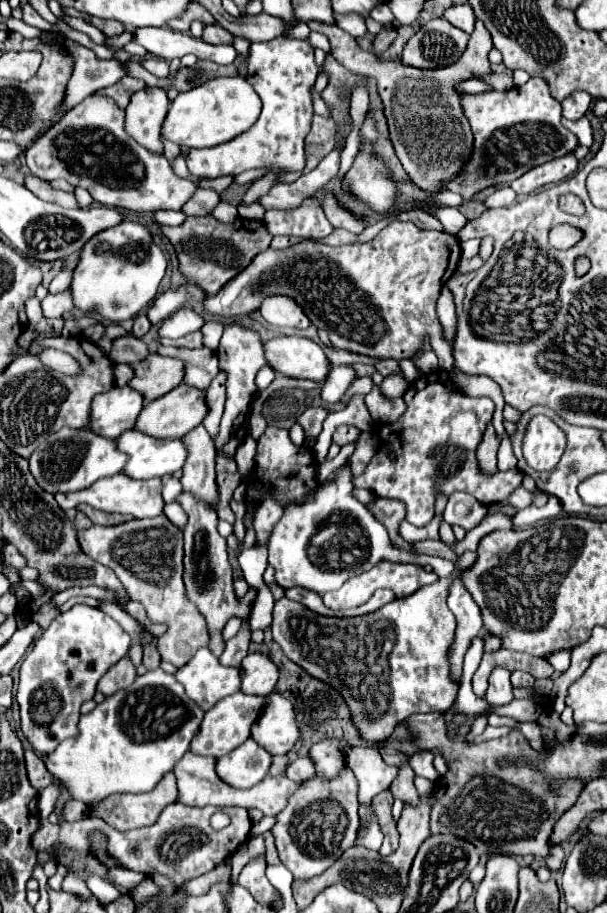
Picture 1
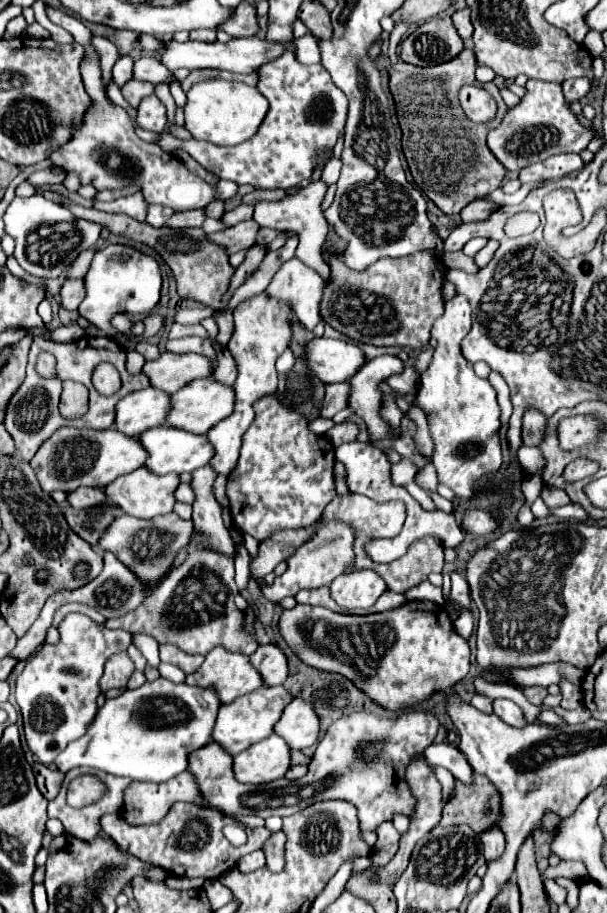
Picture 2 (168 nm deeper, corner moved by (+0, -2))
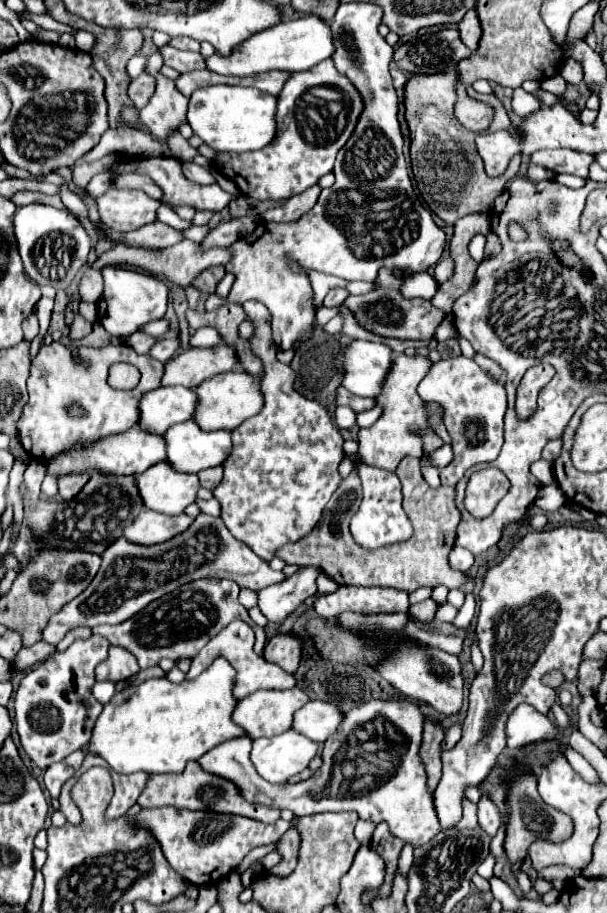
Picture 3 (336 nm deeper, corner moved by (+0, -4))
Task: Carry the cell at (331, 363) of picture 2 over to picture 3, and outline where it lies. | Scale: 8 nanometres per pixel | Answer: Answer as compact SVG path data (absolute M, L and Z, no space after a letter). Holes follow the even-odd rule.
M353 341L345 347L343 387L359 397L377 399L383 379L391 371L393 351L383 343Z

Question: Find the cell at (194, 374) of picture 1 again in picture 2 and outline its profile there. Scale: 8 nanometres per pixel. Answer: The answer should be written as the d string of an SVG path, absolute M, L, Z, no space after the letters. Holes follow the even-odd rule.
M201 337L173 339L173 341L167 341L167 351L171 351L171 353L199 353L199 355L207 355L207 359L211 359L211 365L217 363L217 355L215 355L211 339L201 339Z

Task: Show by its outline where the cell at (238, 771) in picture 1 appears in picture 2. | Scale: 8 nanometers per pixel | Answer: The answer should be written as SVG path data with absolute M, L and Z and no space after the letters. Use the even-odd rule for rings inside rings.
M269 735L233 757L233 775L241 783L269 783L283 777L287 769L289 747L277 735Z

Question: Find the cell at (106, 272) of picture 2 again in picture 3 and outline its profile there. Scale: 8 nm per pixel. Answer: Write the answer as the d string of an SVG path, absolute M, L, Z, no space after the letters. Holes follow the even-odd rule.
M105 267L101 269L101 275L105 279L105 291L97 303L99 307L99 323L115 337L127 337L137 333L143 325L163 319L167 311L167 287L161 279L147 275L147 273L135 273L129 269L115 269Z

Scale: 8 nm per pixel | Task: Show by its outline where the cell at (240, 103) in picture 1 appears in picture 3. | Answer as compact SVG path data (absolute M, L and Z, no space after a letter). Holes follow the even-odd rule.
M211 85L197 89L189 99L187 121L195 135L199 135L209 147L227 153L257 151L275 139L275 111L277 99L269 93L251 87Z

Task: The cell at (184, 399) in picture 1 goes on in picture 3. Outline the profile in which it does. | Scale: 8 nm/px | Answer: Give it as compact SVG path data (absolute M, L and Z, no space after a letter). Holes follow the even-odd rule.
M229 371L215 375L201 383L197 389L199 393L199 403L195 409L193 419L203 431L219 431L219 429L237 429L239 423L245 419L257 415L263 409L263 395L261 395L261 377L251 375L247 371Z

